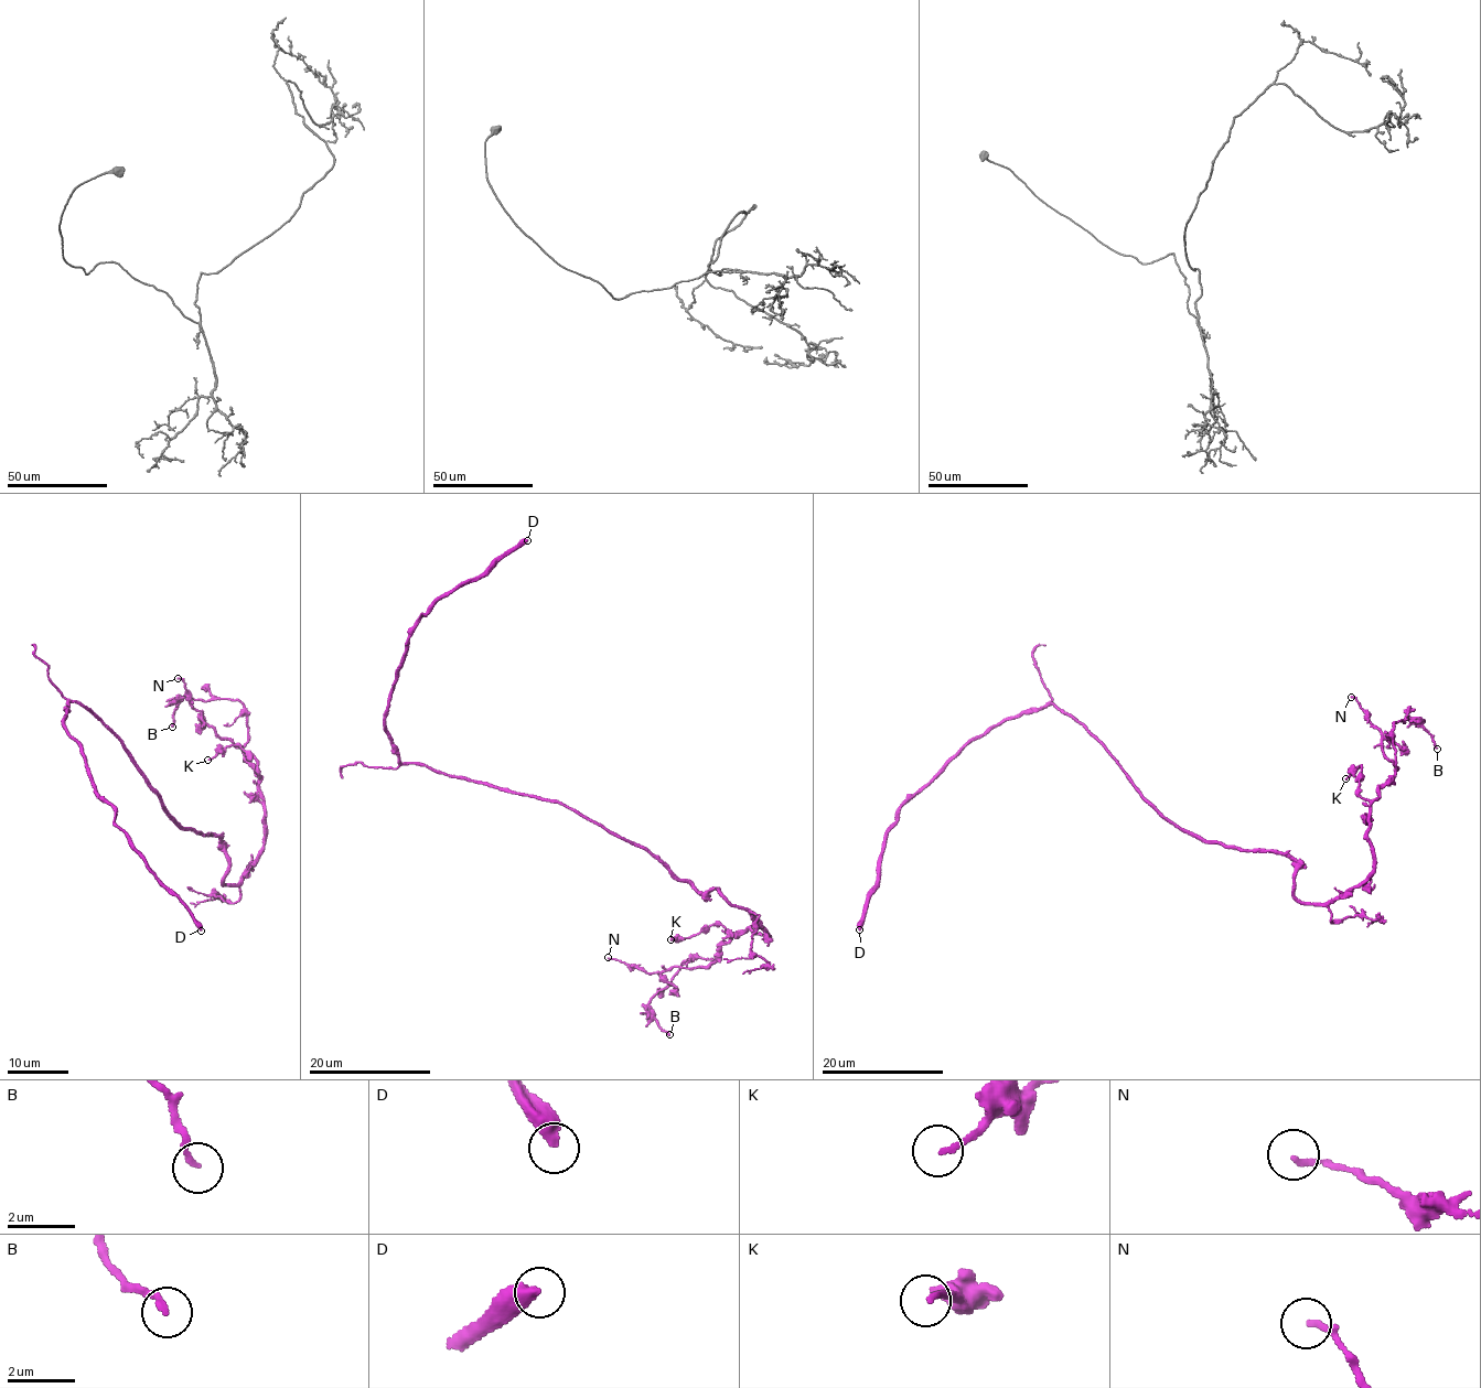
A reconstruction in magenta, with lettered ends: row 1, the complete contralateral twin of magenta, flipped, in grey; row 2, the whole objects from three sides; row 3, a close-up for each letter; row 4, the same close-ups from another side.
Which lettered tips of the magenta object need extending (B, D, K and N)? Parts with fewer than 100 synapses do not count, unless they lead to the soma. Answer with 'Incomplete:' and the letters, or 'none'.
Incomplete: D

